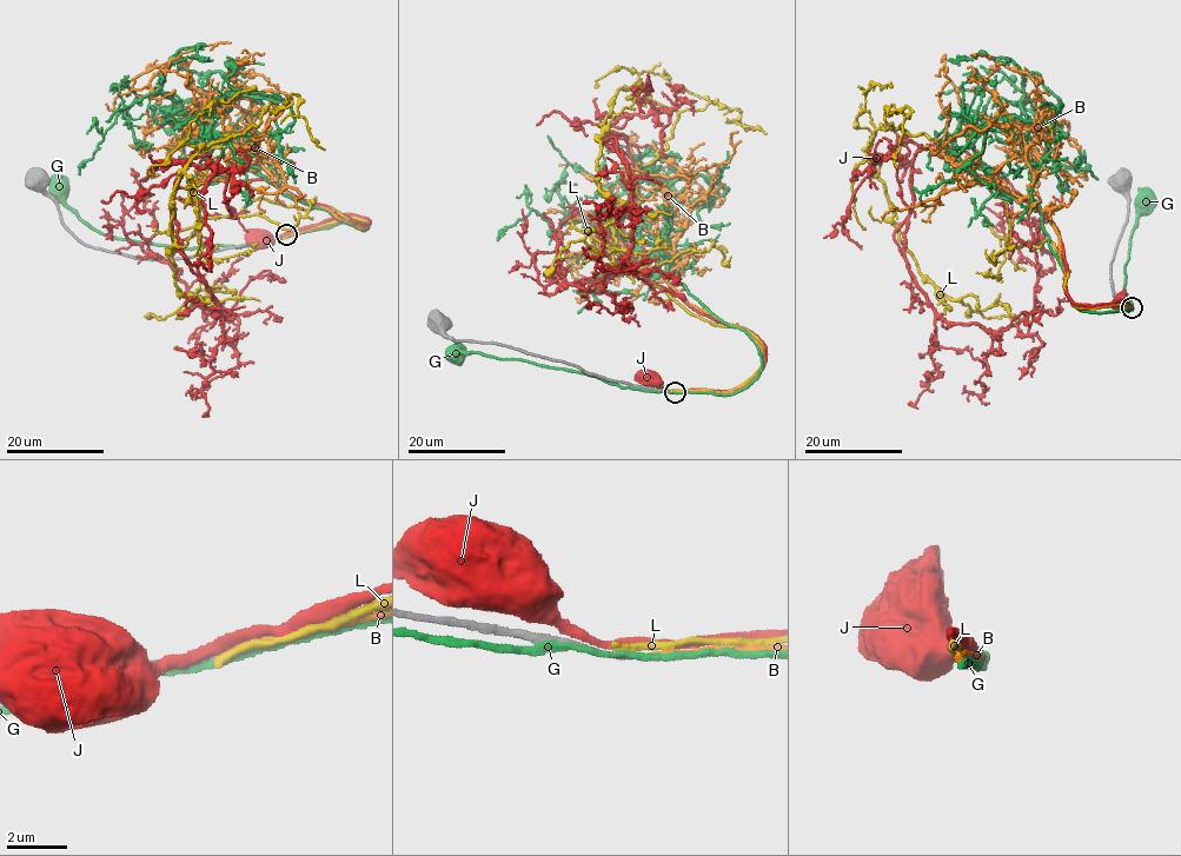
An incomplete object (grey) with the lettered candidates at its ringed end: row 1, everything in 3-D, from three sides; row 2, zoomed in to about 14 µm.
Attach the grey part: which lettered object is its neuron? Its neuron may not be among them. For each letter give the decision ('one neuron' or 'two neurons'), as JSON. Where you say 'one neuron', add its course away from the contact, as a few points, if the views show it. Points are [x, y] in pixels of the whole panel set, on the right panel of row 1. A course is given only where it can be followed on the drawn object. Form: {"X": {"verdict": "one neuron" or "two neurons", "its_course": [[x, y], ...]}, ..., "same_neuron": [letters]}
{"B": {"verdict": "one neuron", "its_course": [[1132, 307], [1079, 309], [1063, 289], [1061, 238], [1029, 194], [1045, 101], [1015, 70], [1022, 95]]}, "G": {"verdict": "two neurons"}, "J": {"verdict": "two neurons"}, "L": {"verdict": "two neurons"}, "same_neuron": ["B"]}

